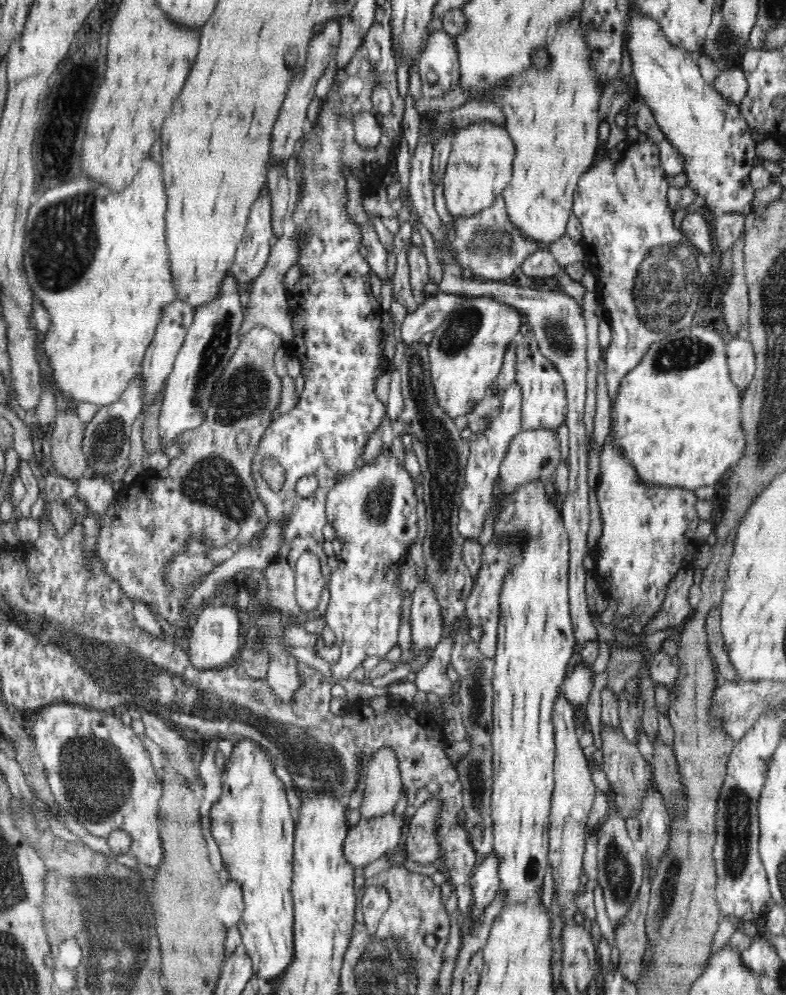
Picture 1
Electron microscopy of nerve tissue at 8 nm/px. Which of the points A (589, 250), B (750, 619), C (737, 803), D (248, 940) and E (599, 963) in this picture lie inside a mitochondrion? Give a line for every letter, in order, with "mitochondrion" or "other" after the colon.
A: other
B: other
C: mitochondrion
D: other
E: other

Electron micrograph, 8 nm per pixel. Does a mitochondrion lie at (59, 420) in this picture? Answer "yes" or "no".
no

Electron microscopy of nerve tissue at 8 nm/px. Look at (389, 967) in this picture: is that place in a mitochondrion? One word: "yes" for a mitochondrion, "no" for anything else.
yes

